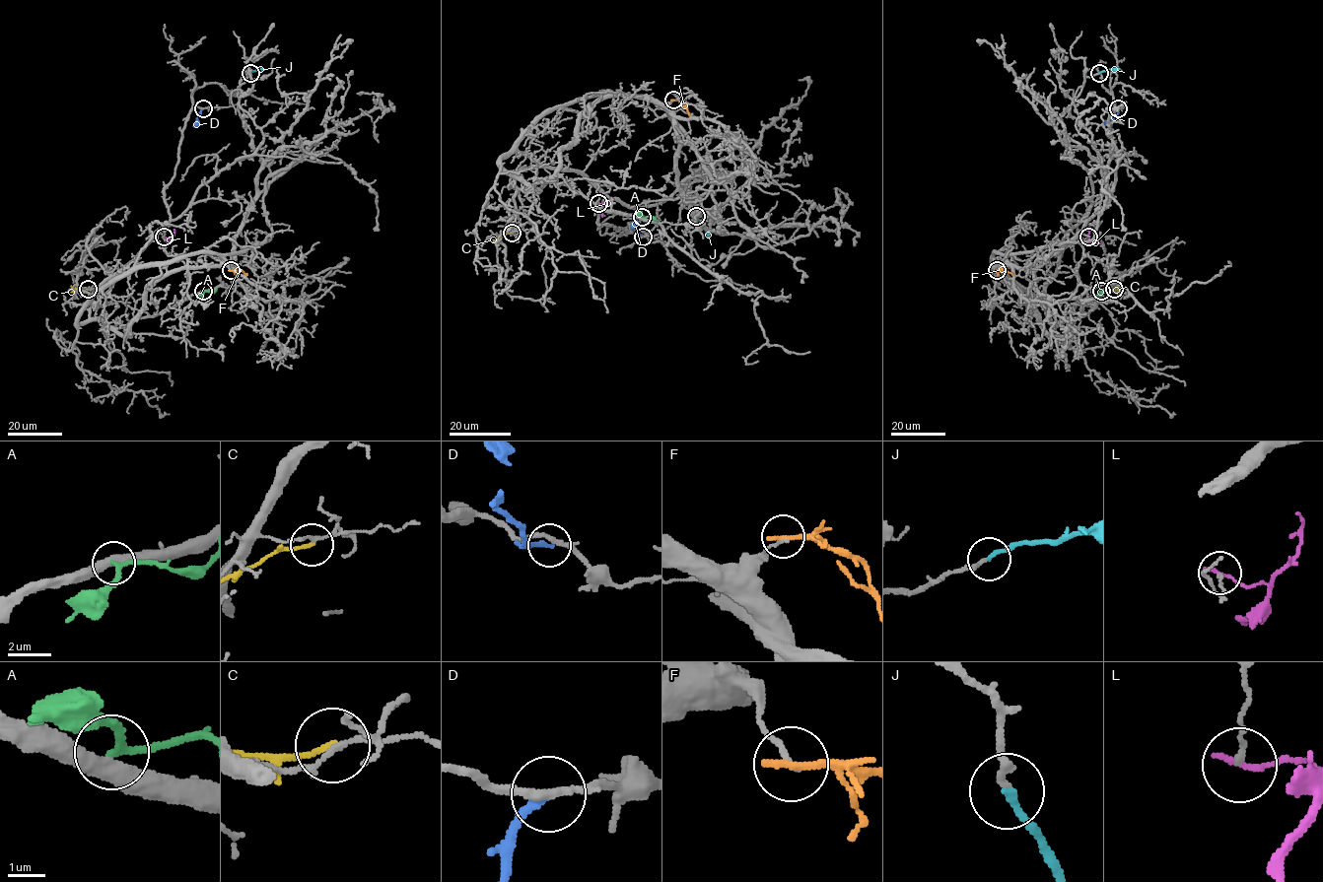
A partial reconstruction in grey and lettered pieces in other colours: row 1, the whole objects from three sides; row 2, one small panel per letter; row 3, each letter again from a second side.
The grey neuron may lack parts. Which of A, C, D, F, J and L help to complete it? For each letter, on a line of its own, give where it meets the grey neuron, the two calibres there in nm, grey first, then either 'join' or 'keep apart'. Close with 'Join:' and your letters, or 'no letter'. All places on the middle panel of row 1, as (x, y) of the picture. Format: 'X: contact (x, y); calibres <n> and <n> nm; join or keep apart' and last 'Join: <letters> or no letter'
A: contact (642, 217); calibres 440 and 190 nm; keep apart
C: contact (512, 233); calibres 130 and 160 nm; keep apart
D: contact (643, 237); calibres 200 and 220 nm; keep apart
F: contact (673, 100); calibres 150 and 240 nm; keep apart
J: contact (696, 216); calibres 220 and 200 nm; join
L: contact (598, 203); calibres 130 and 170 nm; keep apart
Join: J

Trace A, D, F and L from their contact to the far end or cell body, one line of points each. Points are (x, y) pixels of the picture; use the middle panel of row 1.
A: (642, 217), (653, 217), (658, 221)
D: (643, 237), (635, 231), (635, 220)
F: (673, 100), (685, 105), (691, 119)
L: (598, 203), (605, 204), (601, 216)

